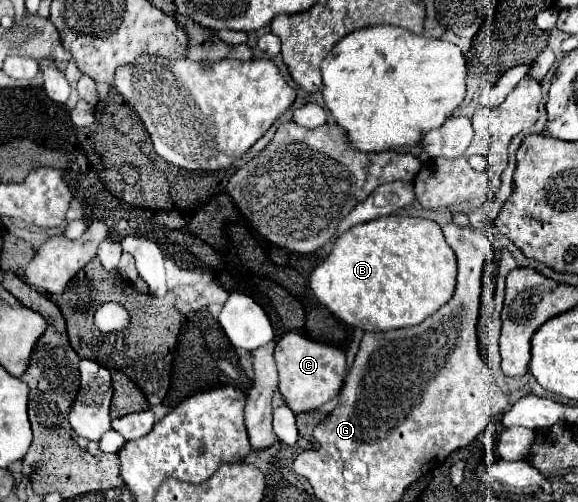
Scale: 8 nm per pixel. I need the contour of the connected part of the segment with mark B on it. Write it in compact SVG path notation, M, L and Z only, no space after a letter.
M398 214L382 216L344 232L344 236L334 242L328 258L310 274L310 288L322 306L354 328L364 332L408 328L424 322L452 298L456 290L456 254L446 244L442 228L436 222Z

